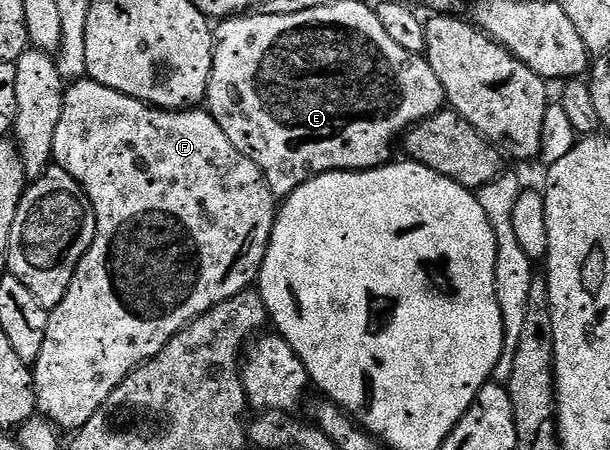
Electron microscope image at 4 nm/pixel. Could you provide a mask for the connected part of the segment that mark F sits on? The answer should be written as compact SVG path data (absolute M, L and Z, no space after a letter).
M88 77L74 82L65 92L63 117L59 117L59 125L55 125L53 163L71 173L71 177L75 177L77 184L85 190L97 222L95 241L91 241L91 249L87 249L83 261L79 261L75 277L71 277L67 297L63 297L63 301L59 301L59 305L49 311L43 349L39 353L37 362L32 364L38 412L51 420L54 427L62 432L73 433L83 425L87 425L91 417L95 417L99 405L103 405L103 401L111 397L113 390L136 367L142 367L148 359L154 359L184 327L194 323L215 305L250 290L258 282L261 266L269 248L269 238L277 220L279 199L267 185L259 165L255 165L251 157L243 157L243 153L239 153L239 149L231 145L227 133L223 133L223 129L208 110L164 111L162 107L152 107L150 103L144 103L135 97L127 97L115 89L107 89L107 85L99 85Z

